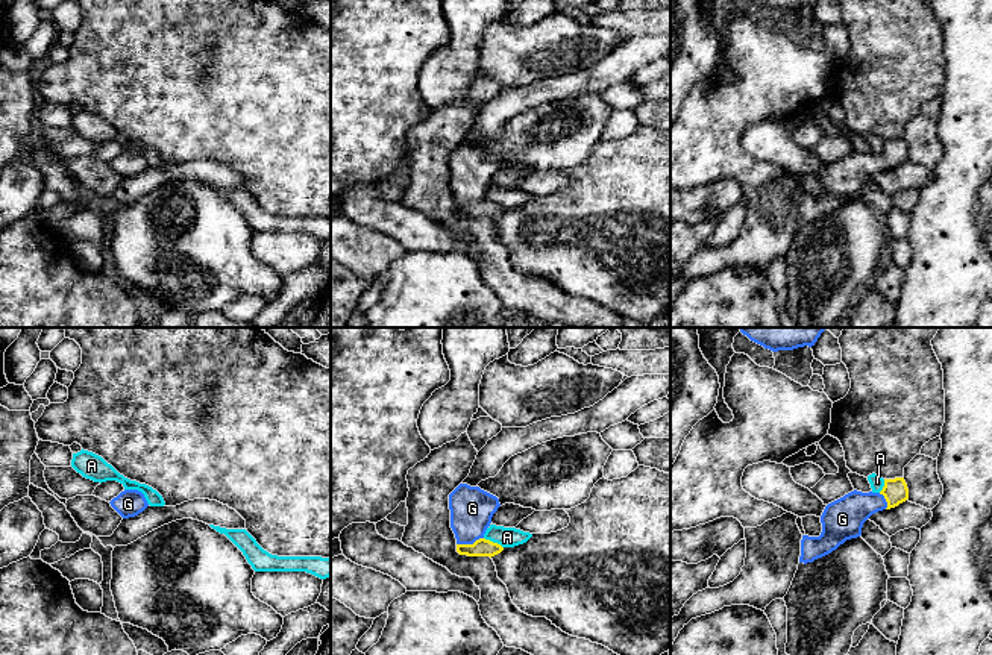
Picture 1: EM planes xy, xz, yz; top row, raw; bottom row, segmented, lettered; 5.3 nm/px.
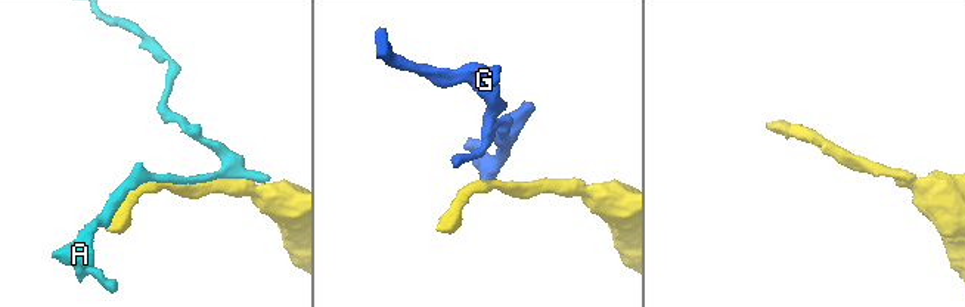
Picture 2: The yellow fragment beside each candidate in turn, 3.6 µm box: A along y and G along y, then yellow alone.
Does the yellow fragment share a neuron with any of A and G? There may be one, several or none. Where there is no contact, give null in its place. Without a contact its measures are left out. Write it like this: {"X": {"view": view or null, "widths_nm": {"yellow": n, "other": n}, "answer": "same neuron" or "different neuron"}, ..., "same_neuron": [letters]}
{"A": {"view": "xz", "widths_nm": {"yellow": 100, "other": 110}, "answer": "different neuron"}, "G": {"view": "xz", "widths_nm": {"yellow": 100, "other": 220}, "answer": "same neuron"}, "same_neuron": ["G"]}

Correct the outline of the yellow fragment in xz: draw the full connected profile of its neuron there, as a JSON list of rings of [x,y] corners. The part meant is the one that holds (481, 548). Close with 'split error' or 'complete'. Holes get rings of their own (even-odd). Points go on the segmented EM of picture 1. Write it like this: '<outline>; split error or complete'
[[[460,484],[449,494],[450,528],[457,538],[457,552],[467,556],[494,556],[504,550],[484,538],[499,499],[479,487]]]; split error

